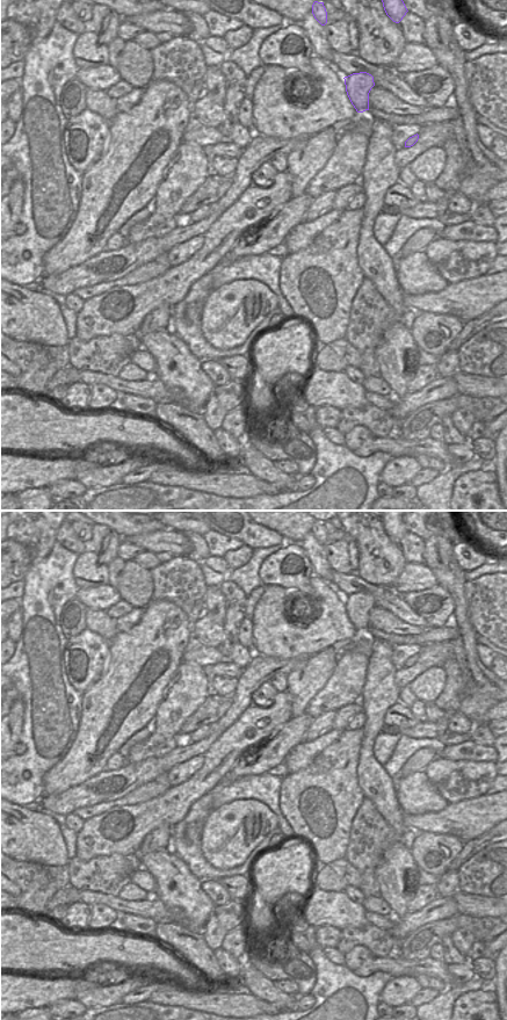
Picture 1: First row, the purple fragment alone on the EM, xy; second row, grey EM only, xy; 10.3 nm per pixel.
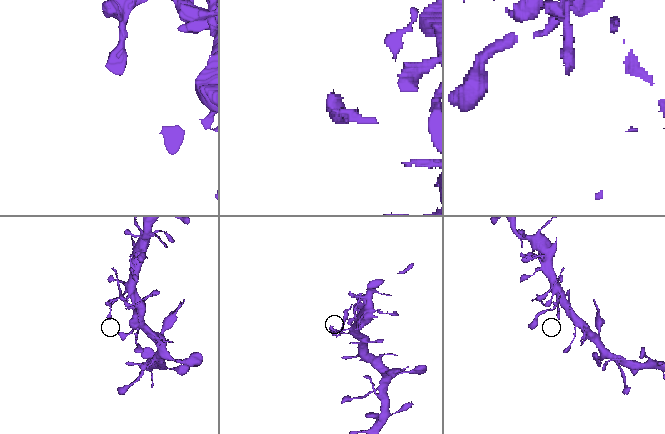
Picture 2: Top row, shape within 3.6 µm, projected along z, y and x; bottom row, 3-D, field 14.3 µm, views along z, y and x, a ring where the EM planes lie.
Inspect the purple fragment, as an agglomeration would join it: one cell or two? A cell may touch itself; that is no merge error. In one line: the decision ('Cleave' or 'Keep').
Keep

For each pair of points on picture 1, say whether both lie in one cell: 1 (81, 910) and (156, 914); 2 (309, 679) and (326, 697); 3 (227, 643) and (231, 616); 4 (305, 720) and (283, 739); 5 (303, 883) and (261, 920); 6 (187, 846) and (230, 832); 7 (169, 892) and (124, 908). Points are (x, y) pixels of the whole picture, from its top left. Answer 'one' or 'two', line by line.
1: two
2: two
3: one
4: one
5: one
6: two
7: two

